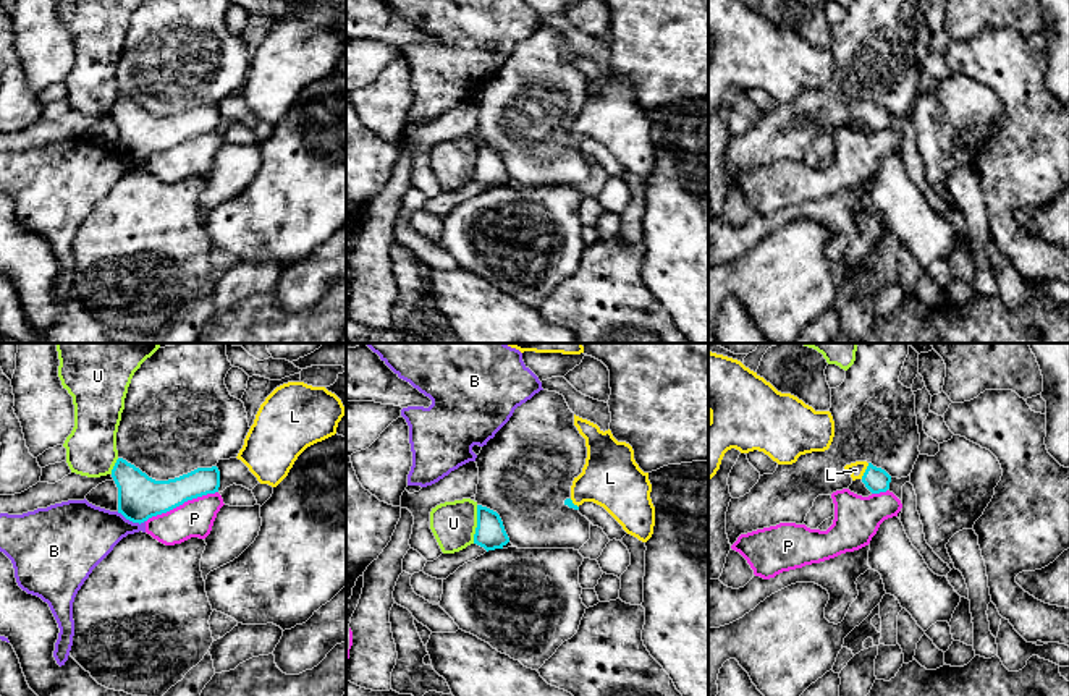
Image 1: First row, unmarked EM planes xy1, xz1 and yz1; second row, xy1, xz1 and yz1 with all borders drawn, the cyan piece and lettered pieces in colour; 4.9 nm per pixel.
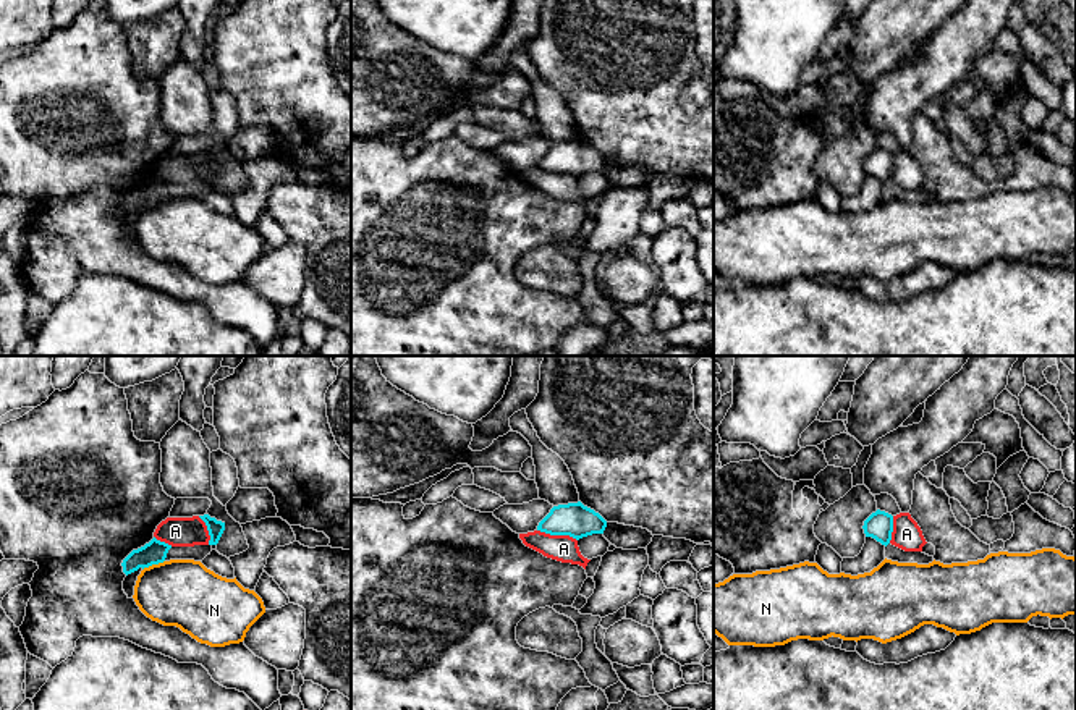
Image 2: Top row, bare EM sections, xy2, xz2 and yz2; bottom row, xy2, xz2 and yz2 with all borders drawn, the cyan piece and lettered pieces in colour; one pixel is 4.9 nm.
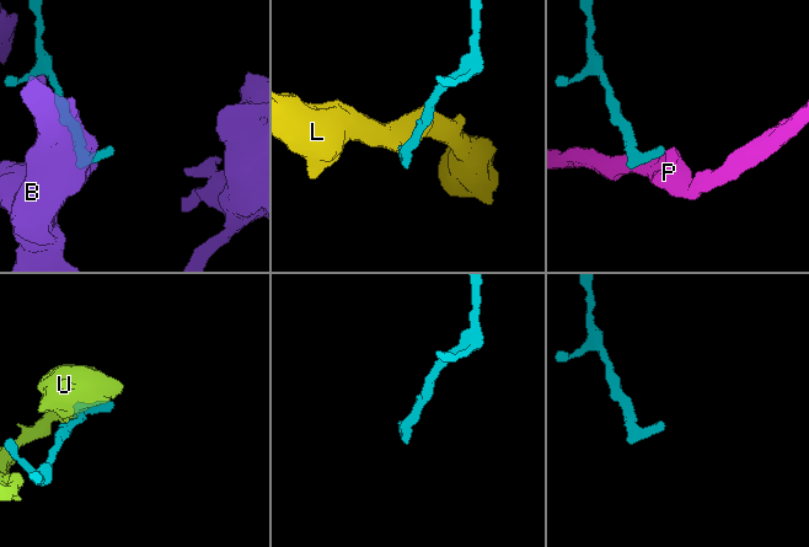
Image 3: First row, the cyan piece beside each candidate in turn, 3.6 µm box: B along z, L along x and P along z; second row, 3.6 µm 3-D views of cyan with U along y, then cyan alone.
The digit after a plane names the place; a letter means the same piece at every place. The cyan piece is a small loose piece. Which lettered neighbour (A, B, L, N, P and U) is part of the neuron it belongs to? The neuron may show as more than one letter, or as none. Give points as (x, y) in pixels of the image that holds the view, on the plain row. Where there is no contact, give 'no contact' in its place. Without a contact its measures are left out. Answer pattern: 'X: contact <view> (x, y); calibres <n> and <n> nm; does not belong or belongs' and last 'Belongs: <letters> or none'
A: contact xz2 (557, 172); calibres 170 and 130 nm; does not belong
B: contact xy1 (131, 157); calibres 220 and 300 nm; does not belong
L: contact yz1 (866, 109); calibres 120 and 80 nm; belongs
N: contact xy2 (152, 201); calibres 120 and 340 nm; does not belong
P: contact xy1 (181, 141); calibres 220 and 190 nm; does not belong
U: contact xz1 (477, 162); calibres 150 and 220 nm; does not belong
Belongs: L

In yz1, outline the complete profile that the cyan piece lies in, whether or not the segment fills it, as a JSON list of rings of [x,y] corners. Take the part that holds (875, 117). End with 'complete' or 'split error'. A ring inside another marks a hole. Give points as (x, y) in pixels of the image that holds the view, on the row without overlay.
[[[856,99],[846,102],[844,107],[851,112],[852,118],[860,117],[872,131],[886,129],[889,126],[891,113],[867,99]]]; split error

